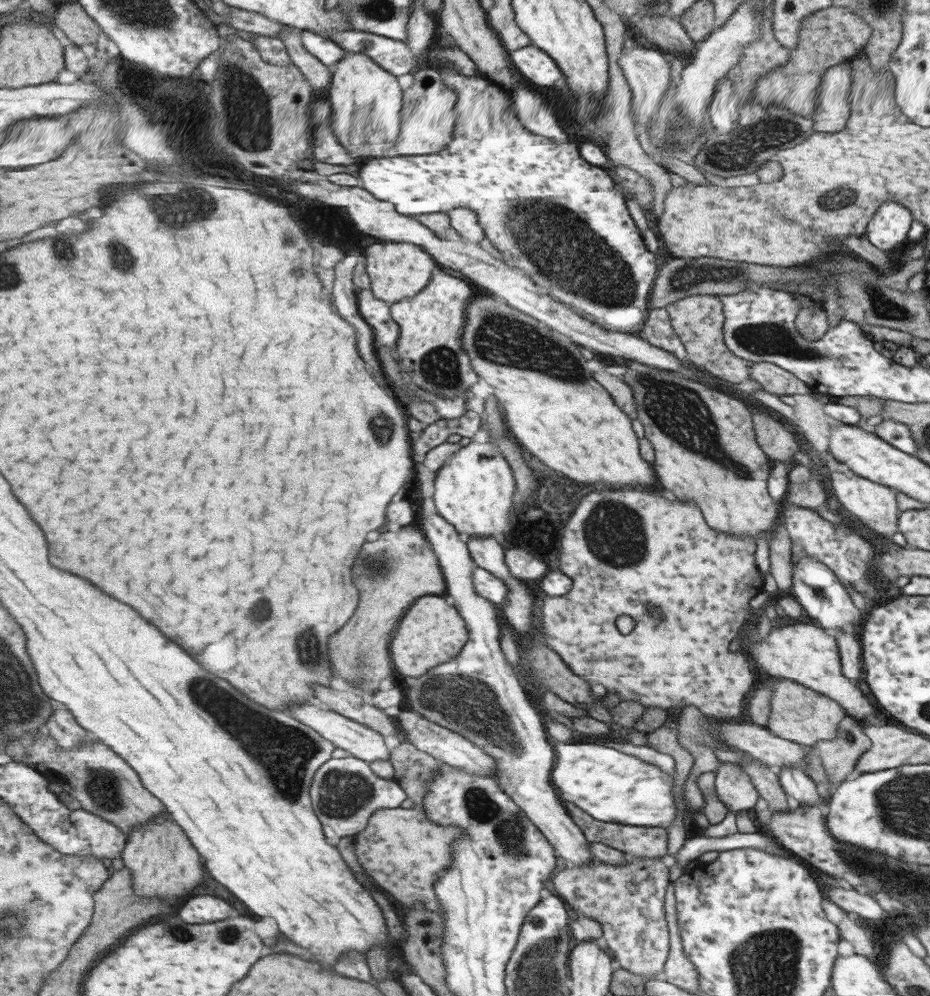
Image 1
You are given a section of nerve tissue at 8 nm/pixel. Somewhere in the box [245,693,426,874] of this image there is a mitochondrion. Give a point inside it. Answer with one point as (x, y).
(341, 795)

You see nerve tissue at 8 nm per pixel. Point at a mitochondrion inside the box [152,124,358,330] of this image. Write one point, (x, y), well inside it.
(190, 203)

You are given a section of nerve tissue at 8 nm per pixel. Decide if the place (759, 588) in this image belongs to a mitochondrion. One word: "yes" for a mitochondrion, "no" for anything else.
no

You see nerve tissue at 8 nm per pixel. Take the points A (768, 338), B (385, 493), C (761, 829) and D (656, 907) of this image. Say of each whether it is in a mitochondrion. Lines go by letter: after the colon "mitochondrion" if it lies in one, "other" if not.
A: mitochondrion
B: other
C: other
D: other

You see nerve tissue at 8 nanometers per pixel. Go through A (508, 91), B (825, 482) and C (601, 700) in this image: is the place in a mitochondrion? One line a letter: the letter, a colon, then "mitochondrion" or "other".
A: other
B: other
C: other

